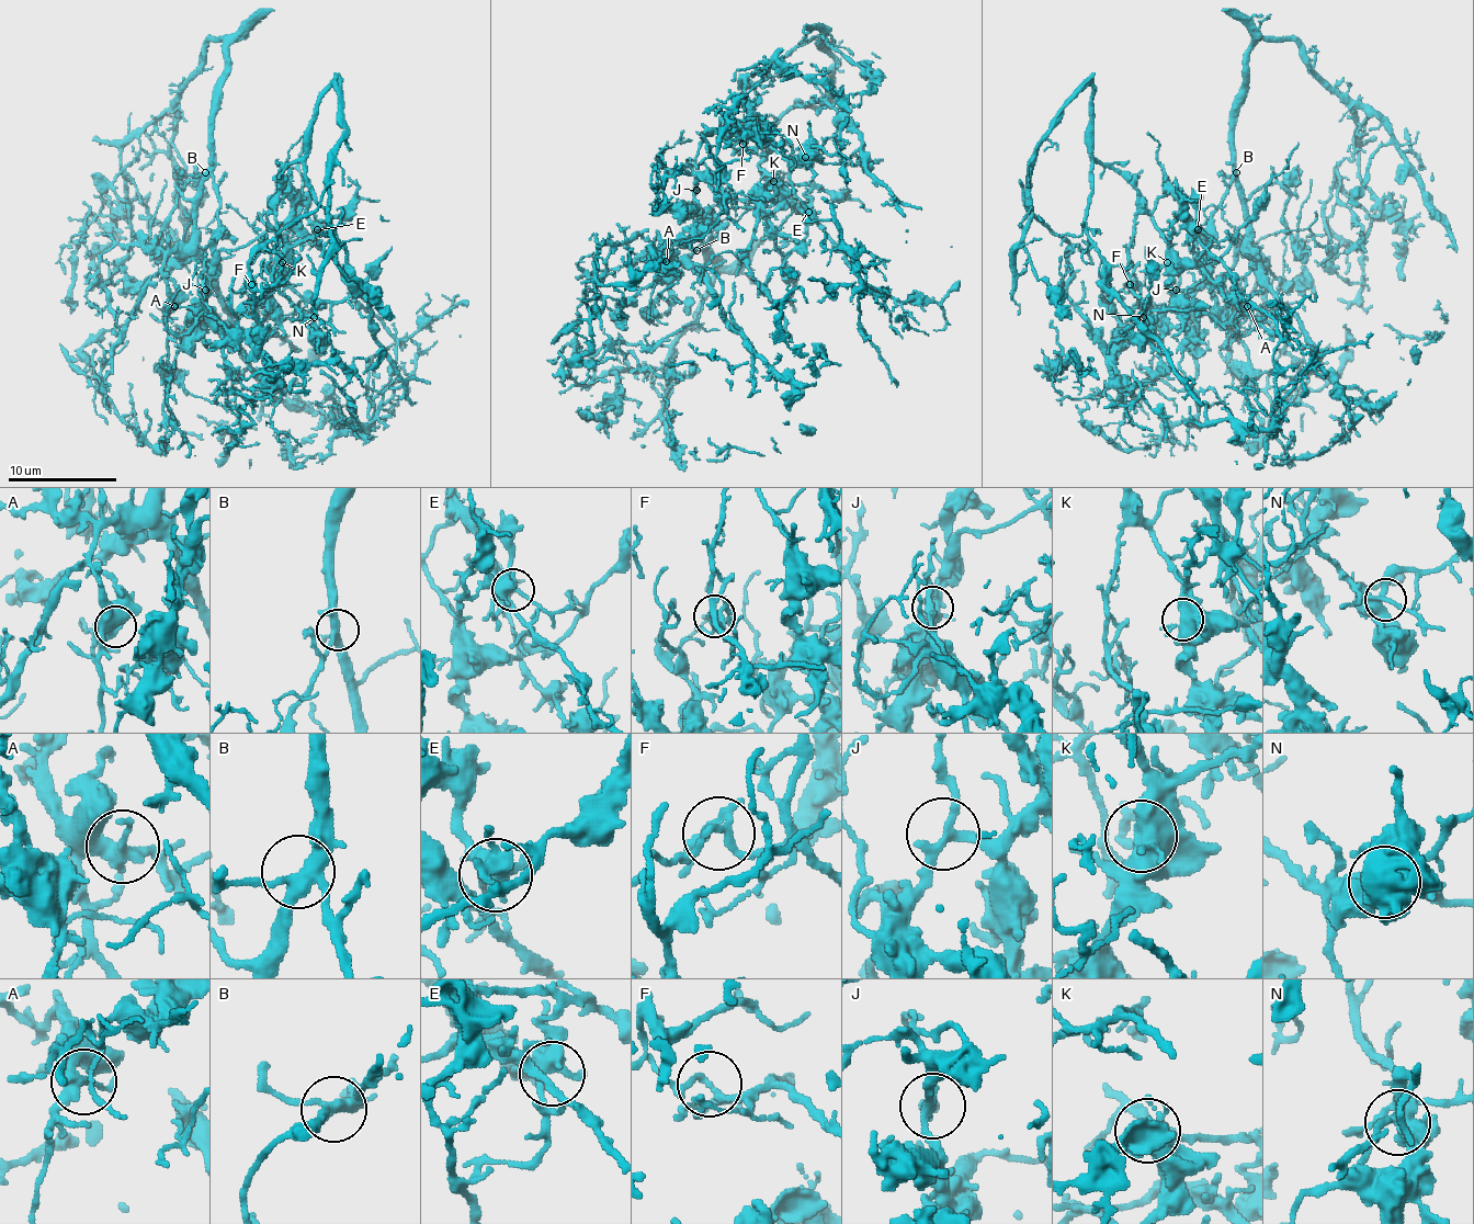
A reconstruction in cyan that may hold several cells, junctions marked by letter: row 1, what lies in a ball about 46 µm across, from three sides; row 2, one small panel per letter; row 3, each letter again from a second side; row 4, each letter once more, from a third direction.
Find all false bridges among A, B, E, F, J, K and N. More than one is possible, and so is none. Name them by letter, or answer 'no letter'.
no letter

